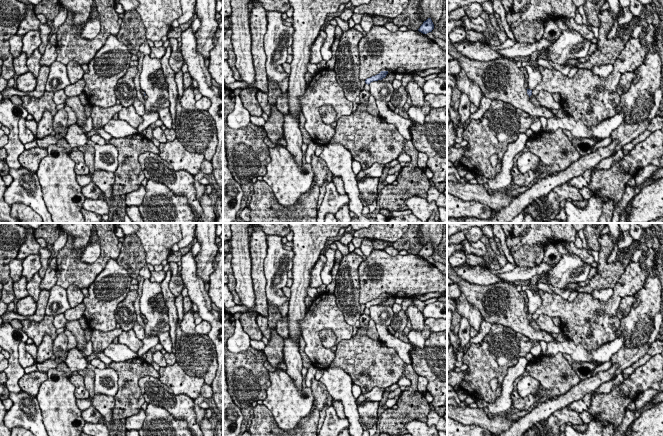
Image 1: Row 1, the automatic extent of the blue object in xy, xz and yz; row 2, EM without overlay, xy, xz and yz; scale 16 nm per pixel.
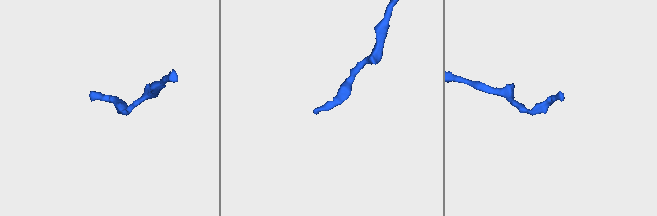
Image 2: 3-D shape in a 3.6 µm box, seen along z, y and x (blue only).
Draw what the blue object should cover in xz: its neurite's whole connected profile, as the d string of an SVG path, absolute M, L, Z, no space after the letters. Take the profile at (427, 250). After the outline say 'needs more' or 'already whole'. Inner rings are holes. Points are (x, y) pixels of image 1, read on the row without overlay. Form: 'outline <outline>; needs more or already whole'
outline M428 242L426 245L423 246L418 255L423 258L427 258L429 256L432 256L433 253L434 253L434 248L431 242Z; already whole

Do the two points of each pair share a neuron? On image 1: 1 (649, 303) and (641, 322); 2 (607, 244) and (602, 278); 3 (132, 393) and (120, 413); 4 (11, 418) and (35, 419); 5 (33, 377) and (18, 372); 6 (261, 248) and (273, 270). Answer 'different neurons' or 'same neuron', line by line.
1: same neuron
2: same neuron
3: same neuron
4: same neuron
5: different neurons
6: different neurons

